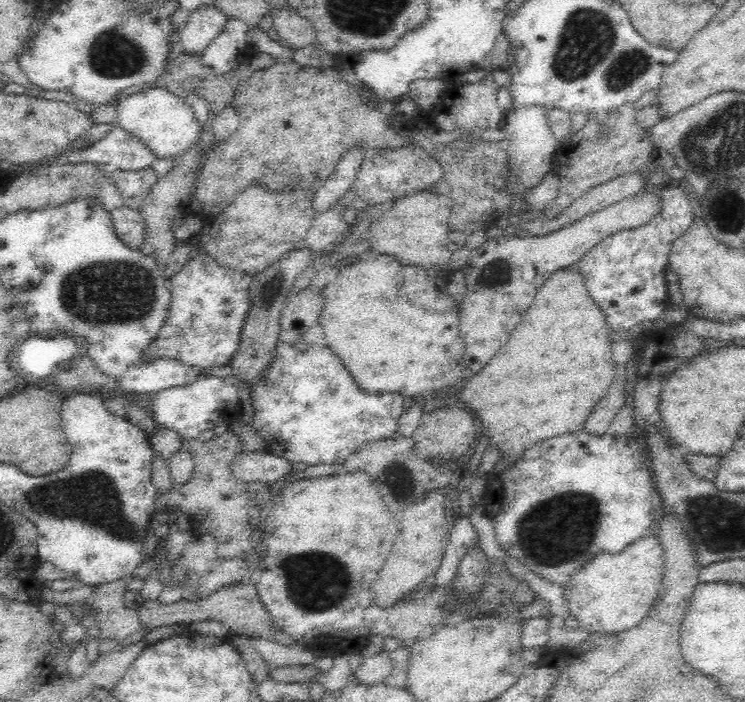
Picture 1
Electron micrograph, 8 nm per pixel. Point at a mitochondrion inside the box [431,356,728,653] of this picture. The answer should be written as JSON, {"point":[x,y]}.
{"point":[553,531]}

